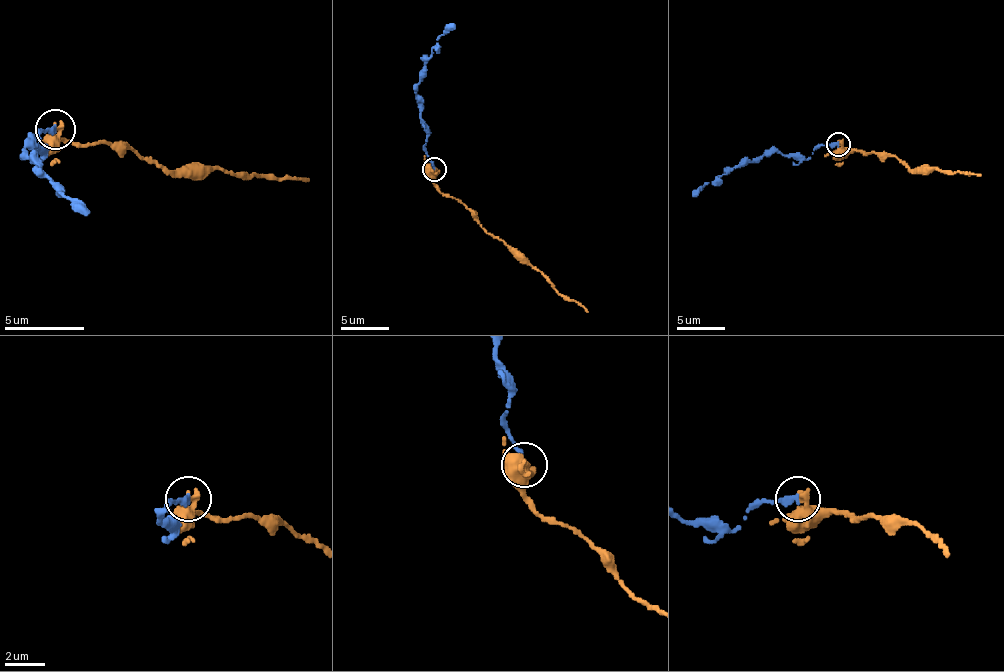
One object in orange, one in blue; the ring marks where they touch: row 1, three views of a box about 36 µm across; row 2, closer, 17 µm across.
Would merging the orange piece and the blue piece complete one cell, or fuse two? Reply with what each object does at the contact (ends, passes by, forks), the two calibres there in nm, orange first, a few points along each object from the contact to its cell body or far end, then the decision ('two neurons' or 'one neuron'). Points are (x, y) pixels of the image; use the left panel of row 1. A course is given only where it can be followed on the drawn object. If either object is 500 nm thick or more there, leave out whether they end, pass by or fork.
orange ends there; blue ends there; 380 nm thick on the orange side, 320 nm on the other; orange runs (56, 130), (56, 138), (68, 142), (132, 146), (168, 170), (268, 174), (308, 182); blue runs (56, 130), (40, 134), (44, 154), (32, 142), (24, 150), (60, 194), (88, 214); two neurons

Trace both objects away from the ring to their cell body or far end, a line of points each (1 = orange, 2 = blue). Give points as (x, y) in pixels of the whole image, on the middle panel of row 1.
1: (435, 169), (435, 186), (442, 194), (456, 198), (481, 225), (502, 240), (563, 295), (587, 312)
2: (435, 169), (425, 148), (427, 138), (415, 87), (437, 39), (454, 24)

